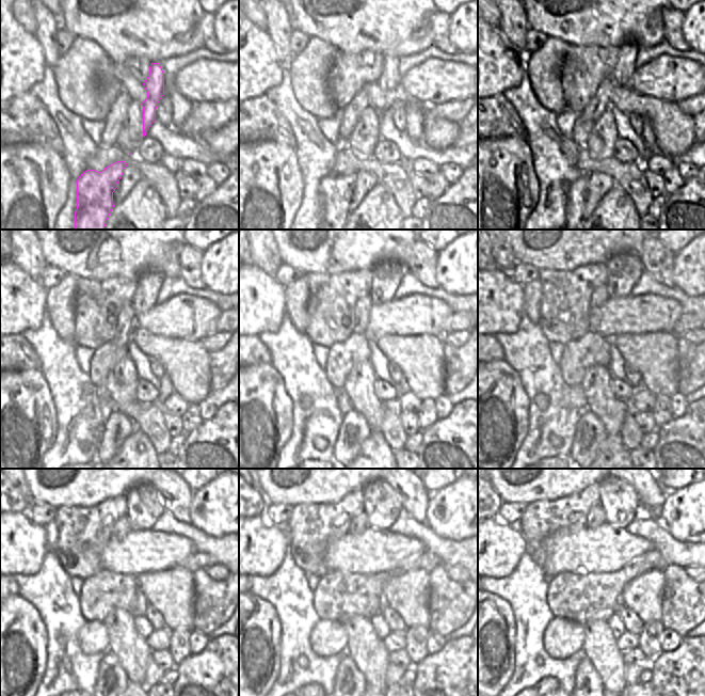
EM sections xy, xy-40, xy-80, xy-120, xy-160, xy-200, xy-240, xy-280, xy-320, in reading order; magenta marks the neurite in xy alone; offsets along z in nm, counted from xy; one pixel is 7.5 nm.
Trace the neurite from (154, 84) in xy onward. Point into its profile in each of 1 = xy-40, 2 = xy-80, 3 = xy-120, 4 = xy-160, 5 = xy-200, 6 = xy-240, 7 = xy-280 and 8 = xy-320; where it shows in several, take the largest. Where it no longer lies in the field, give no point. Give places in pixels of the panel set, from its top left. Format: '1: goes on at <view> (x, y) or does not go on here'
1: goes on at xy-40 (389, 79)
2: goes on at xy-80 (625, 66)
3: goes on at xy-120 (148, 283)
4: goes on at xy-160 (386, 275)
5: goes on at xy-200 (623, 270)
6: goes on at xy-240 (144, 505)
7: goes on at xy-280 (382, 503)
8: goes on at xy-320 (620, 502)

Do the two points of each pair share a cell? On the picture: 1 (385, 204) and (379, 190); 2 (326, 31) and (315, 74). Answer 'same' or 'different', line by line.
1: same
2: different

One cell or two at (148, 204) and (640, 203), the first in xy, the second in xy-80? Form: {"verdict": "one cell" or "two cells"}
{"verdict": "two cells"}

